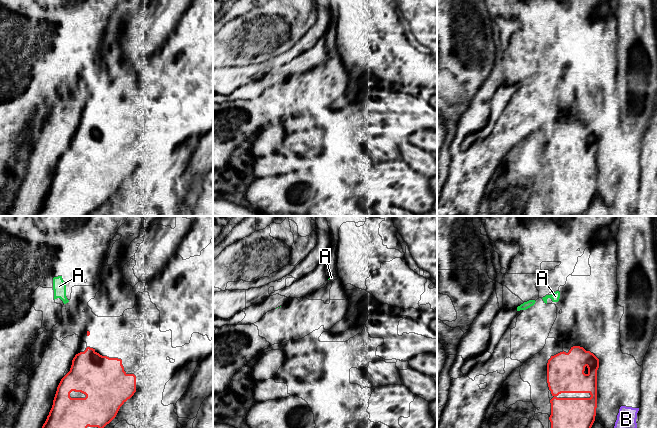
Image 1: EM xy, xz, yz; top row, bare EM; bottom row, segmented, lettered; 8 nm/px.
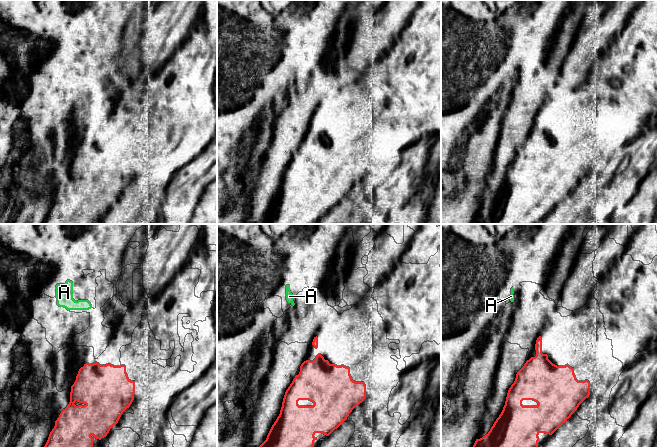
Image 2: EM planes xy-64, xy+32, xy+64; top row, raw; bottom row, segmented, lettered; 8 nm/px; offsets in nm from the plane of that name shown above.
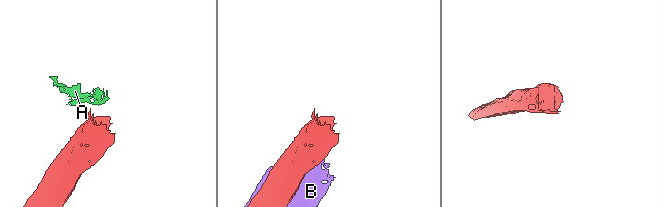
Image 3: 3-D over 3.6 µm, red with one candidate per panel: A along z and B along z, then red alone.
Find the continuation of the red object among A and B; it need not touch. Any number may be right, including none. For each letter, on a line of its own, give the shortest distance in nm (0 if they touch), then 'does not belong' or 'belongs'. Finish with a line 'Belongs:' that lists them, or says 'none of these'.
A: 280 nm | does not belong
B: 170 nm | does not belong
Belongs: none of these

